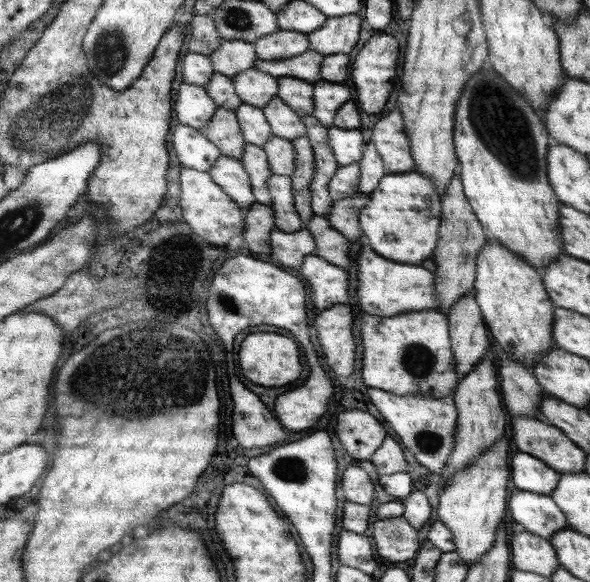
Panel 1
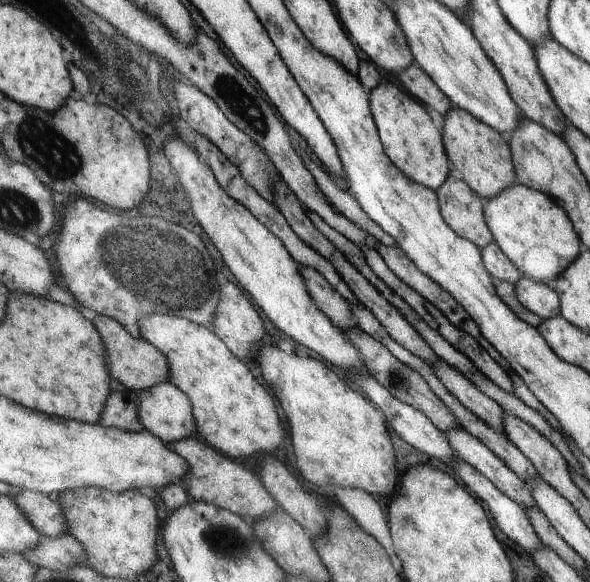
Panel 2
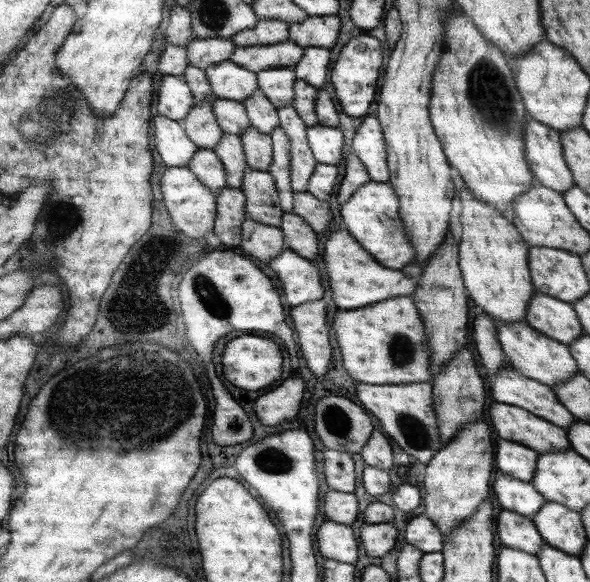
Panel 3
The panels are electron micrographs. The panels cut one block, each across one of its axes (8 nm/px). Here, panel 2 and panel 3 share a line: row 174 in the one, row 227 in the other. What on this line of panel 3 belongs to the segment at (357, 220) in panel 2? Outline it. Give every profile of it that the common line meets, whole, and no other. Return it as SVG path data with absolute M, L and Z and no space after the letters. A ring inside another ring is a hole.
M295 192L295 212L312 228L323 235L329 232L332 222L332 206L328 201L320 201L309 192Z

